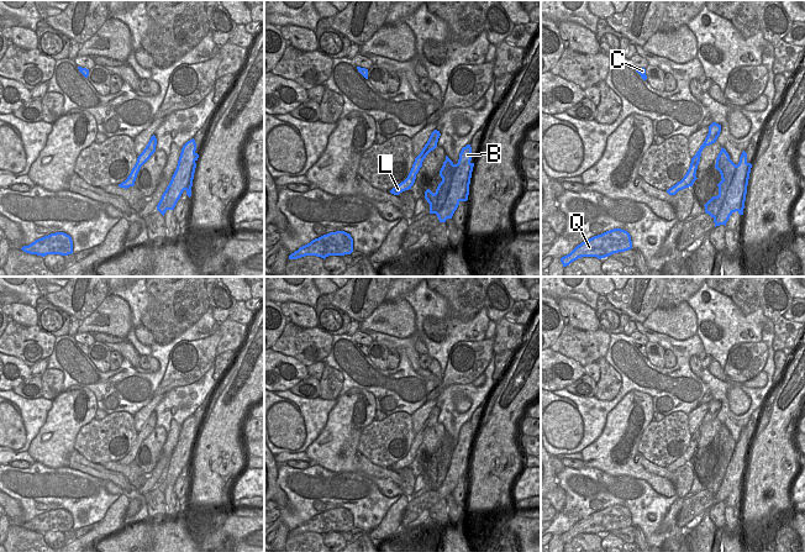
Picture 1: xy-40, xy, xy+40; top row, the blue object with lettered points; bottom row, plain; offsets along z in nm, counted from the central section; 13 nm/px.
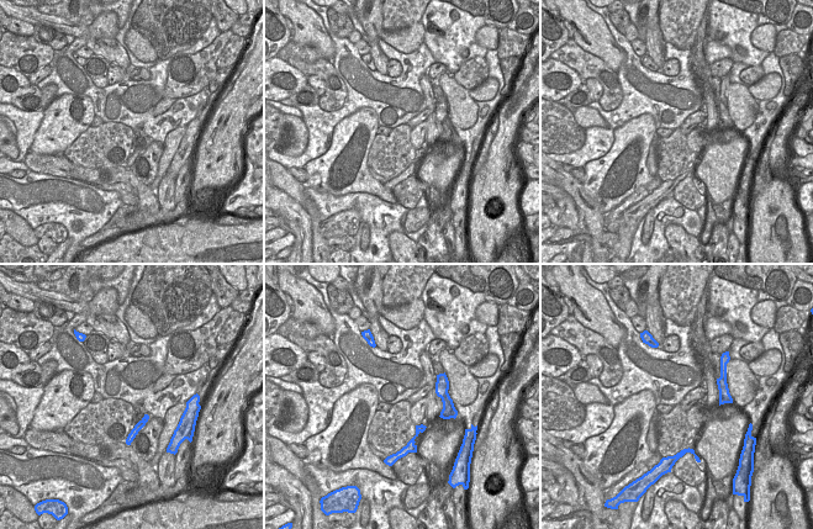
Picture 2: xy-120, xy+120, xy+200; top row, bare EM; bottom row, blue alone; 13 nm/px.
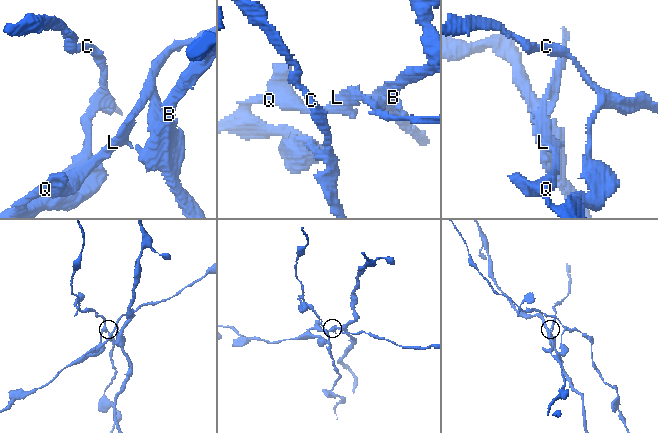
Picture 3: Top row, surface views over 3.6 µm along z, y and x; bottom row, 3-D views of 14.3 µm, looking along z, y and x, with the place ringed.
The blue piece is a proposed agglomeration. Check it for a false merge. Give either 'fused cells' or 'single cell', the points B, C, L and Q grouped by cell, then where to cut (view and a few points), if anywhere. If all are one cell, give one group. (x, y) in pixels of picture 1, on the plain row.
fused cells | B / C L Q | xy+40 (737, 442), (721, 485), (714, 494)

